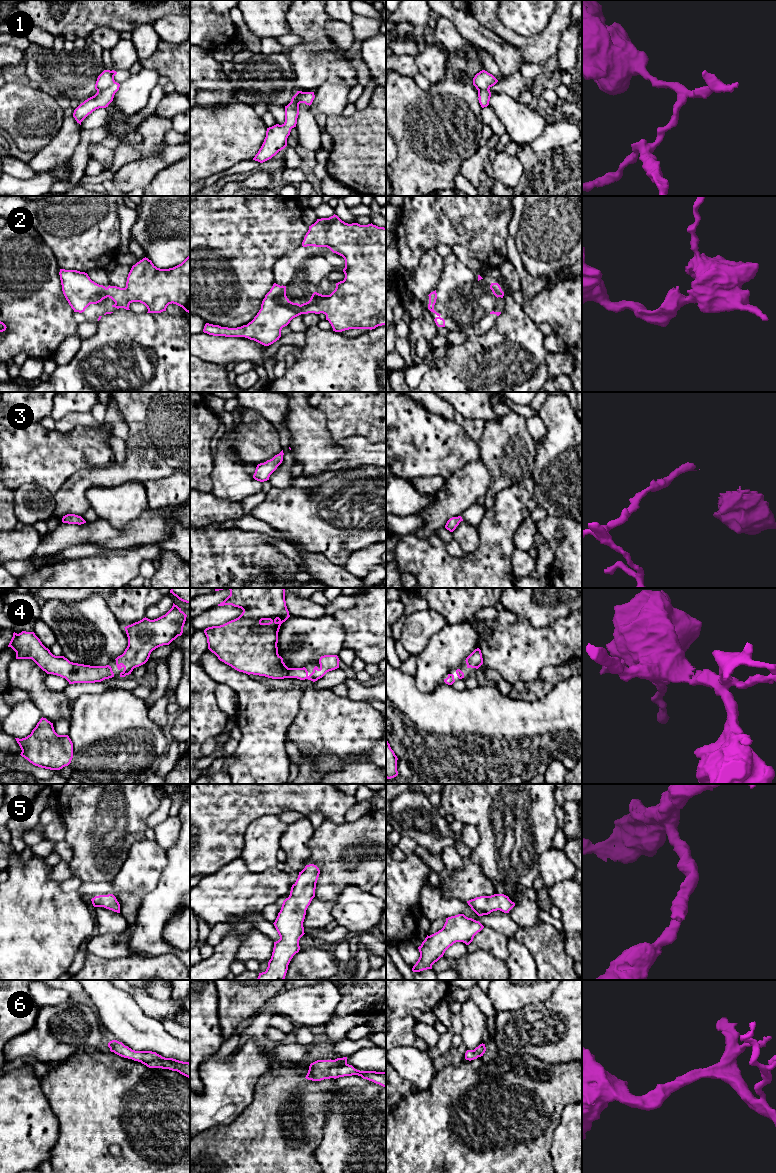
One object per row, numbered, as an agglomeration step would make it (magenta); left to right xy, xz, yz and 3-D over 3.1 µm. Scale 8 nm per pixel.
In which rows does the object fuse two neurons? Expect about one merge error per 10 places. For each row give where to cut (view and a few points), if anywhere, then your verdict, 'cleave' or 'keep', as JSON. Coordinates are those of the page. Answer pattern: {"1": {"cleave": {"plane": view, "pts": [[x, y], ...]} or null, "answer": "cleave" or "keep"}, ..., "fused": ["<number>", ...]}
{"1": {"cleave": {"plane": "xy", "pts": [[114, 81], [107, 87], [97, 91]]}, "answer": "cleave"}, "2": {"cleave": null, "answer": "keep"}, "3": {"cleave": null, "answer": "keep"}, "4": {"cleave": null, "answer": "keep"}, "5": {"cleave": null, "answer": "keep"}, "6": {"cleave": null, "answer": "keep"}, "fused": ["1"]}

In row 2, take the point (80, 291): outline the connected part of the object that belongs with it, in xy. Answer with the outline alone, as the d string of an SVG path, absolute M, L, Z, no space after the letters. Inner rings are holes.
M190 256L169 269L157 268L145 257L132 266L125 288L110 285L106 288L92 281L87 273L77 270L60 269L59 275L63 294L74 312L82 313L90 304L97 304L109 297L115 302L112 307L117 309L130 310L129 305L132 302L140 302L147 307L147 313L161 313L173 303L190 313Z

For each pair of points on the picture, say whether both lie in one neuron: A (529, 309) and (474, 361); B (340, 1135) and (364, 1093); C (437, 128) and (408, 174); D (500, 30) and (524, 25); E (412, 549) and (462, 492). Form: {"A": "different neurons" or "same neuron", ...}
{"A": "different neurons", "B": "same neuron", "C": "same neuron", "D": "different neurons", "E": "different neurons"}

